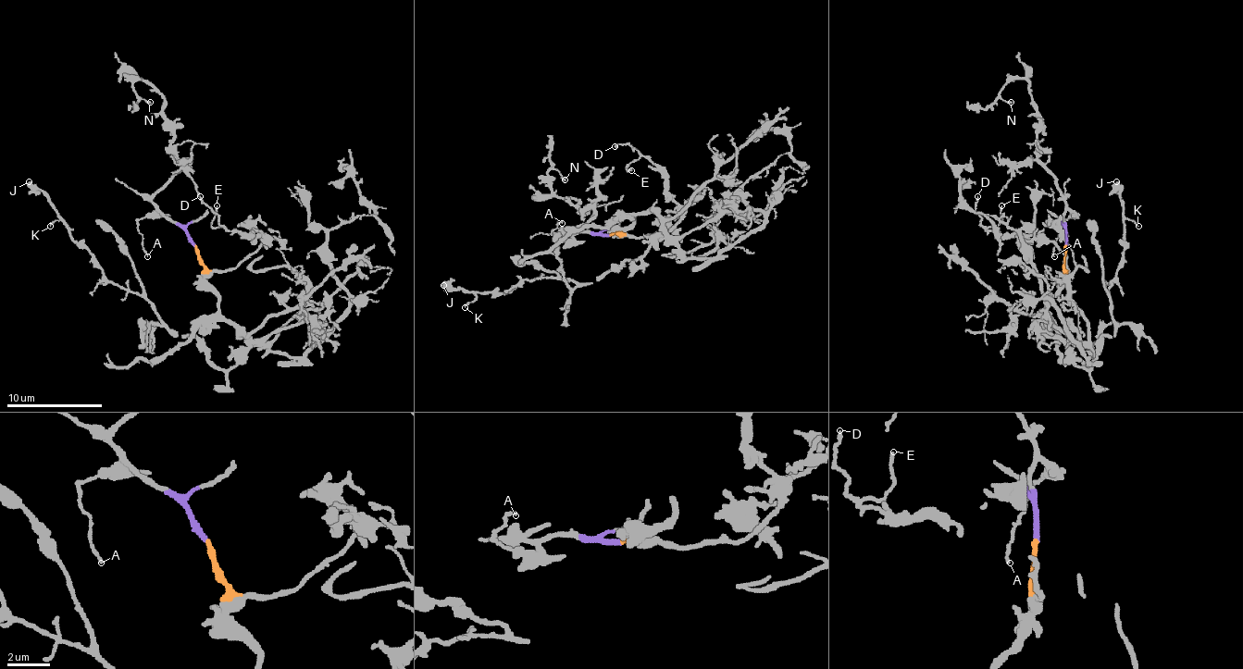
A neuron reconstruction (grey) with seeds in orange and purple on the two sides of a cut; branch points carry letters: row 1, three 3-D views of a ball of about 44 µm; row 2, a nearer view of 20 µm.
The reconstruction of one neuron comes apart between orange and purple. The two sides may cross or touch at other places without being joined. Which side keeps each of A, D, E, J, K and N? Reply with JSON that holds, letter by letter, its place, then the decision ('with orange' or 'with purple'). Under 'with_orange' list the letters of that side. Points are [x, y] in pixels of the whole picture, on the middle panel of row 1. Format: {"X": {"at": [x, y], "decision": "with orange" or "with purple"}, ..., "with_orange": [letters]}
{"A": {"at": [562, 223], "decision": "with purple"}, "D": {"at": [615, 146], "decision": "with orange"}, "E": {"at": [631, 170], "decision": "with orange"}, "J": {"at": [443, 285], "decision": "with orange"}, "K": {"at": [465, 307], "decision": "with orange"}, "N": {"at": [565, 179], "decision": "with purple"}, "with_orange": ["D", "E", "J", "K"]}

